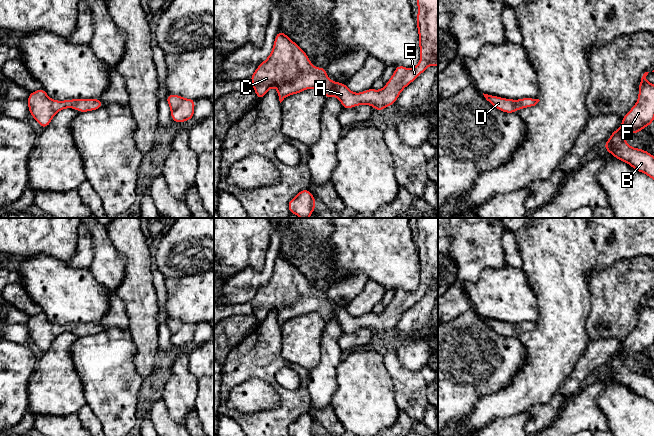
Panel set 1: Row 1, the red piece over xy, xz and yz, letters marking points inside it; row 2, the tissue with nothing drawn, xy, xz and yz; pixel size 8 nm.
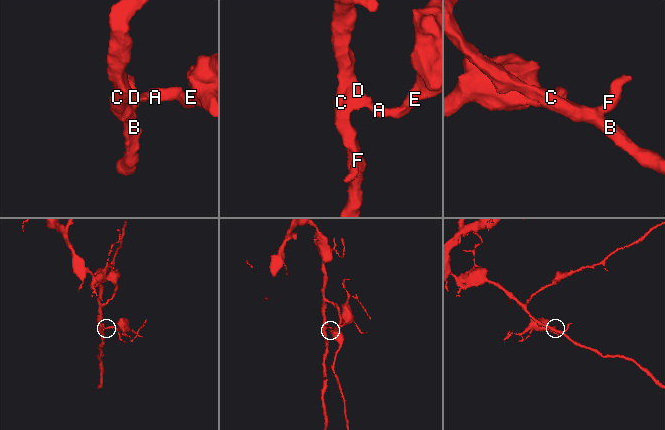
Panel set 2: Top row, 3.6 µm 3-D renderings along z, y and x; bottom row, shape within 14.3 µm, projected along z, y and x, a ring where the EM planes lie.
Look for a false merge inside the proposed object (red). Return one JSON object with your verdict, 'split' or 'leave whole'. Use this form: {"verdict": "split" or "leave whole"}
{"verdict": "leave whole"}

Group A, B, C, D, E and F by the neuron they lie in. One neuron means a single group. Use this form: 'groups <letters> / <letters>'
groups A B C D E F

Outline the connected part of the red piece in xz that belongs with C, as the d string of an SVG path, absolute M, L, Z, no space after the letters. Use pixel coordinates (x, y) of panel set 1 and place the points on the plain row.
M417 218L417 231L420 286L411 293L397 290L383 313L353 317L346 308L329 303L324 291L315 292L307 278L284 256L277 256L271 278L250 301L257 324L276 310L280 327L291 318L315 312L325 322L336 320L344 333L368 328L380 336L395 328L403 313L429 289L438 291L438 218Z

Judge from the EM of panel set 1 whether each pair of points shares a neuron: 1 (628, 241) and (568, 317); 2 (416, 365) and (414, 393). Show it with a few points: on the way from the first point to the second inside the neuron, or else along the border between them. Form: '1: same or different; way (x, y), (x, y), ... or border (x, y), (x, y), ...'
1: same; way (605, 248), (568, 285), (568, 294)
2: different; border (397, 357), (405, 367), (419, 372)

